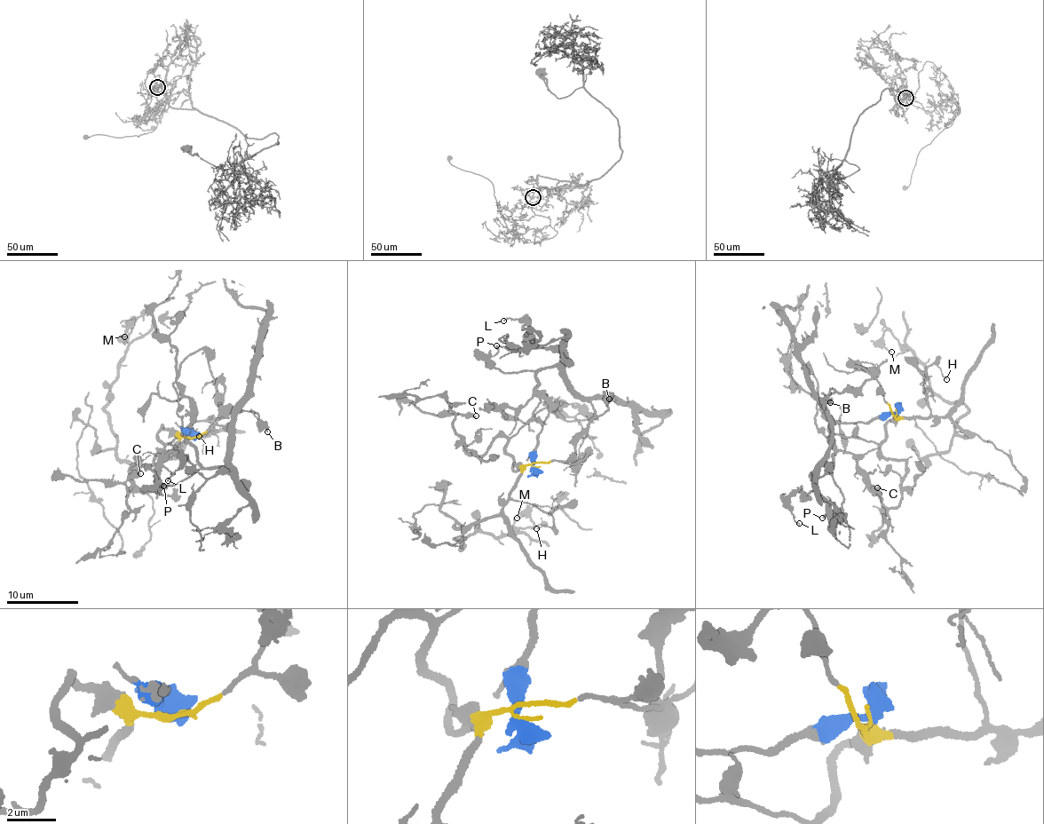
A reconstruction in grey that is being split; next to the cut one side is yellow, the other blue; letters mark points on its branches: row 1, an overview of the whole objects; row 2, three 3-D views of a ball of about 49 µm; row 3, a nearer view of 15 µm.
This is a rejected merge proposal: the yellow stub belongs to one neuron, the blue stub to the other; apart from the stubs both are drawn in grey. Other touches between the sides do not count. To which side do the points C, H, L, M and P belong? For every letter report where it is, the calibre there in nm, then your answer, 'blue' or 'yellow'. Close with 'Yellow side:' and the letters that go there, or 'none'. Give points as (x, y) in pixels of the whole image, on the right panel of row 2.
C: (877, 487) | 240 nm | yellow
H: (946, 379) | 110 nm | yellow
L: (799, 523) | 140 nm | blue
M: (891, 352) | 160 nm | yellow
P: (822, 518) | 180 nm | blue
Yellow side: C, H, M

